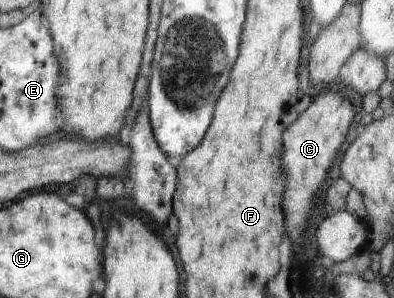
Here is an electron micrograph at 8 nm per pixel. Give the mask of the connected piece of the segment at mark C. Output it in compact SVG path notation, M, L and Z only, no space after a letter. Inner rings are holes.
M325 87L319 90L319 98L283 134L283 214L287 220L287 234L291 240L305 238L305 224L315 204L315 196L323 186L329 168L339 154L339 148L345 142L354 114L352 103L339 94L337 87Z

